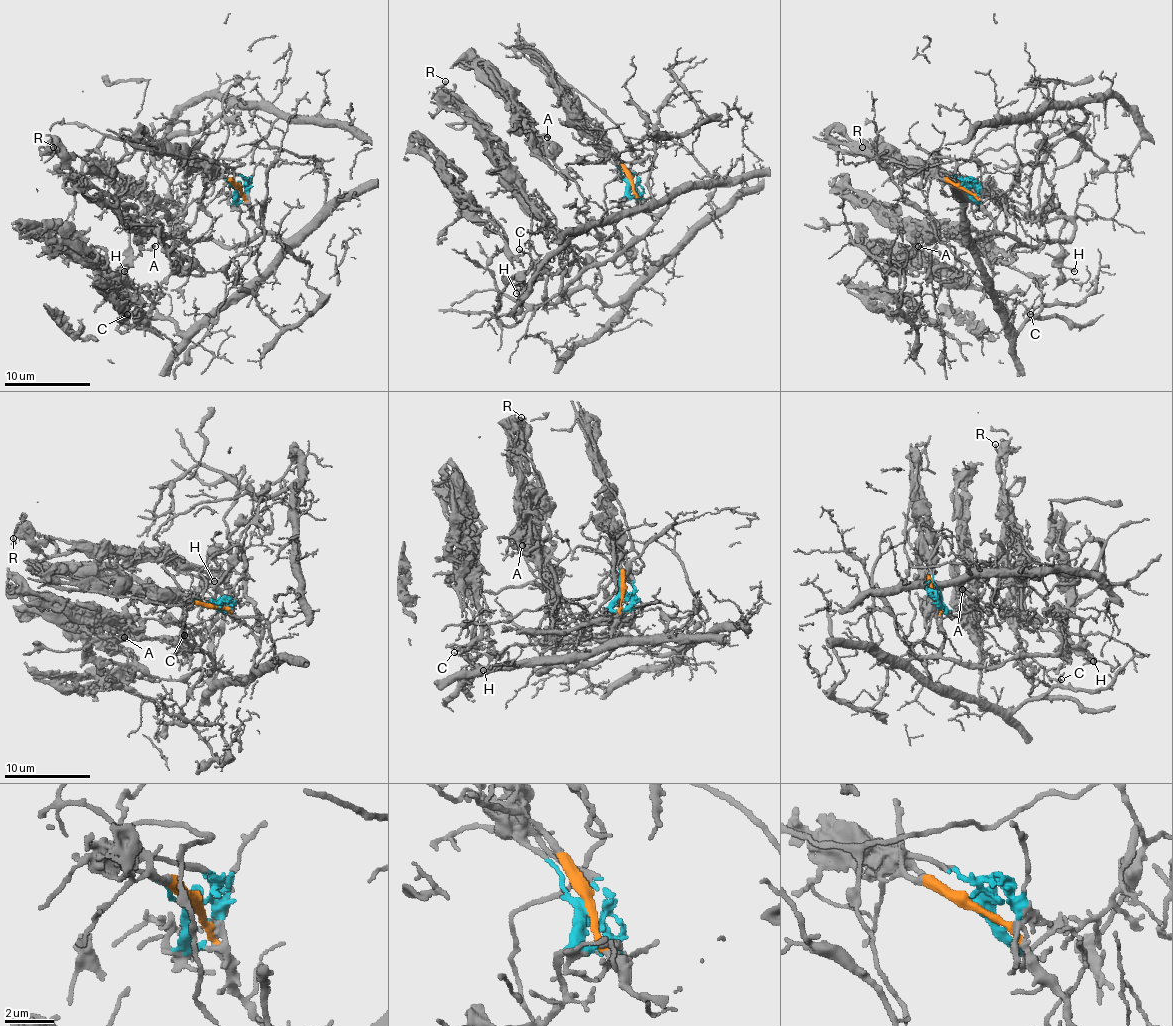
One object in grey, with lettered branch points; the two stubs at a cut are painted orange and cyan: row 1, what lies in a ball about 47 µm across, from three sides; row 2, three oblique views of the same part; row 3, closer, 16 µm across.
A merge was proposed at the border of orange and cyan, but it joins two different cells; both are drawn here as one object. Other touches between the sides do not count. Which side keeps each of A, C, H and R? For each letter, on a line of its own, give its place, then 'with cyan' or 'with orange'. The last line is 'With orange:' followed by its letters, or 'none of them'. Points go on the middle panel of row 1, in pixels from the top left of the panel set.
A: at (547, 137); with cyan
C: at (519, 249); with orange
H: at (516, 293); with cyan
R: at (445, 81); with cyan
With orange: C

